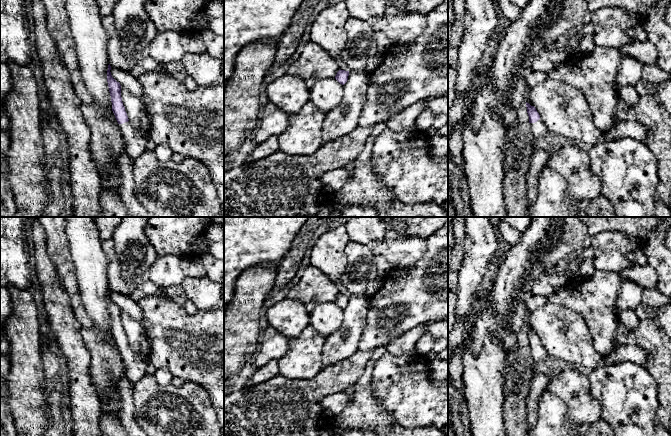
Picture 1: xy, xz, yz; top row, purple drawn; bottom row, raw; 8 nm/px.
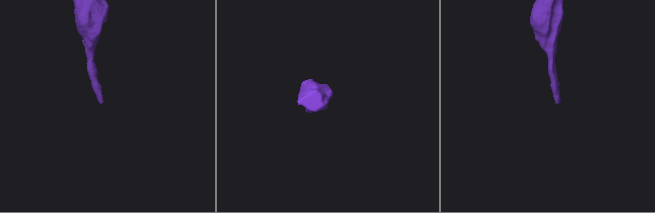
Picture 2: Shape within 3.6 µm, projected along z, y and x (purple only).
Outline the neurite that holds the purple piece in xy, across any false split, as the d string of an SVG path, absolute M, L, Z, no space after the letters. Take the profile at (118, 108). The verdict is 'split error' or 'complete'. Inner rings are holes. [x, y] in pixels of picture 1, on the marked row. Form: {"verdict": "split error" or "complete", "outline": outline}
{"verdict": "split error", "outline": "M108 65L107 82L112 102L112 111L119 124L120 132L125 143L125 152L132 163L145 152L148 137L141 129L133 127L128 119L121 97L121 85L111 75L111 66Z"}

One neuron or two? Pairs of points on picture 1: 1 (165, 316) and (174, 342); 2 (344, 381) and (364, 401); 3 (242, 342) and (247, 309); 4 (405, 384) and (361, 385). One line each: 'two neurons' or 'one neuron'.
1: one neuron
2: two neurons
3: one neuron
4: two neurons

